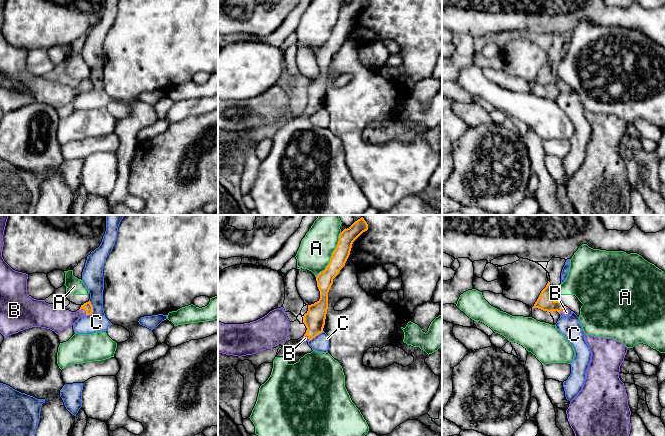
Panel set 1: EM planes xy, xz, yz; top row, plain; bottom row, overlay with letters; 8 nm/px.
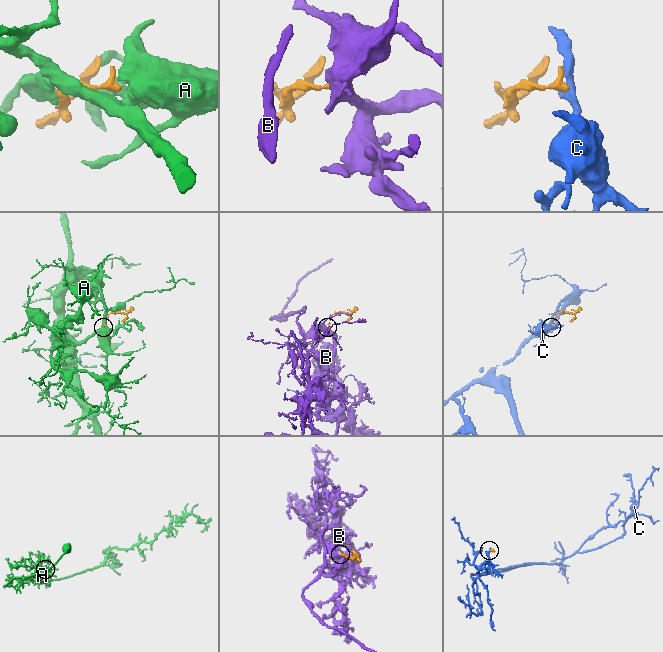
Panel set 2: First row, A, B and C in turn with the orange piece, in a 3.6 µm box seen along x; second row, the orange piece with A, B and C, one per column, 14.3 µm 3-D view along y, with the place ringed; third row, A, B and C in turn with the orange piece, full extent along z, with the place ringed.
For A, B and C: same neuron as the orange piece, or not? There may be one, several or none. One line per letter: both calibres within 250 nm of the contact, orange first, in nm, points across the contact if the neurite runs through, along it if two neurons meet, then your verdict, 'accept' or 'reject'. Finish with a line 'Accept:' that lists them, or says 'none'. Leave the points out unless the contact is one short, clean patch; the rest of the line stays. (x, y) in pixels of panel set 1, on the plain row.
A: 130 nm thick on the orange side, 260 nm on the other; reject
B: 70 nm thick on the orange side, 200 nm on the other; runs through xy (87, 82), (84, 85), (70, 94), (55, 94); accept
C: 70 nm thick on the orange side, 170 nm on the other; reject
Accept: B

